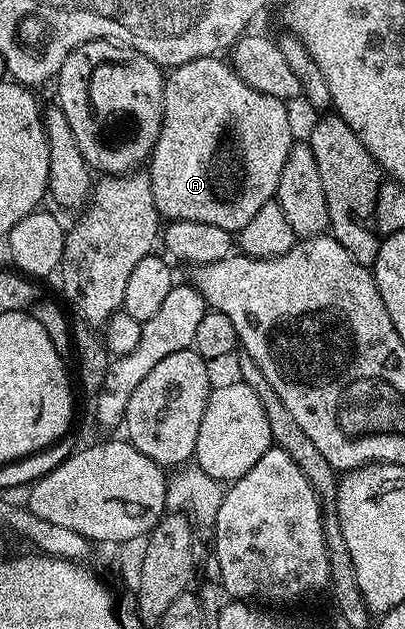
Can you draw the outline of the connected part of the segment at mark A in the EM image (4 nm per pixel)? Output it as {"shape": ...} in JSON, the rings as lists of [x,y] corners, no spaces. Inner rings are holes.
{"shape":[[[210,57],[187,61],[183,65],[172,68],[165,75],[165,92],[163,93],[163,121],[159,129],[157,144],[153,146],[153,154],[147,163],[149,180],[151,181],[151,193],[155,193],[155,209],[160,213],[162,220],[172,221],[203,221],[207,225],[219,225],[219,229],[227,229],[230,233],[239,233],[243,225],[263,209],[277,194],[280,173],[287,162],[287,155],[295,142],[293,131],[287,117],[287,107],[282,100],[271,97],[267,93],[259,93],[259,89],[251,89],[224,58]]]}

